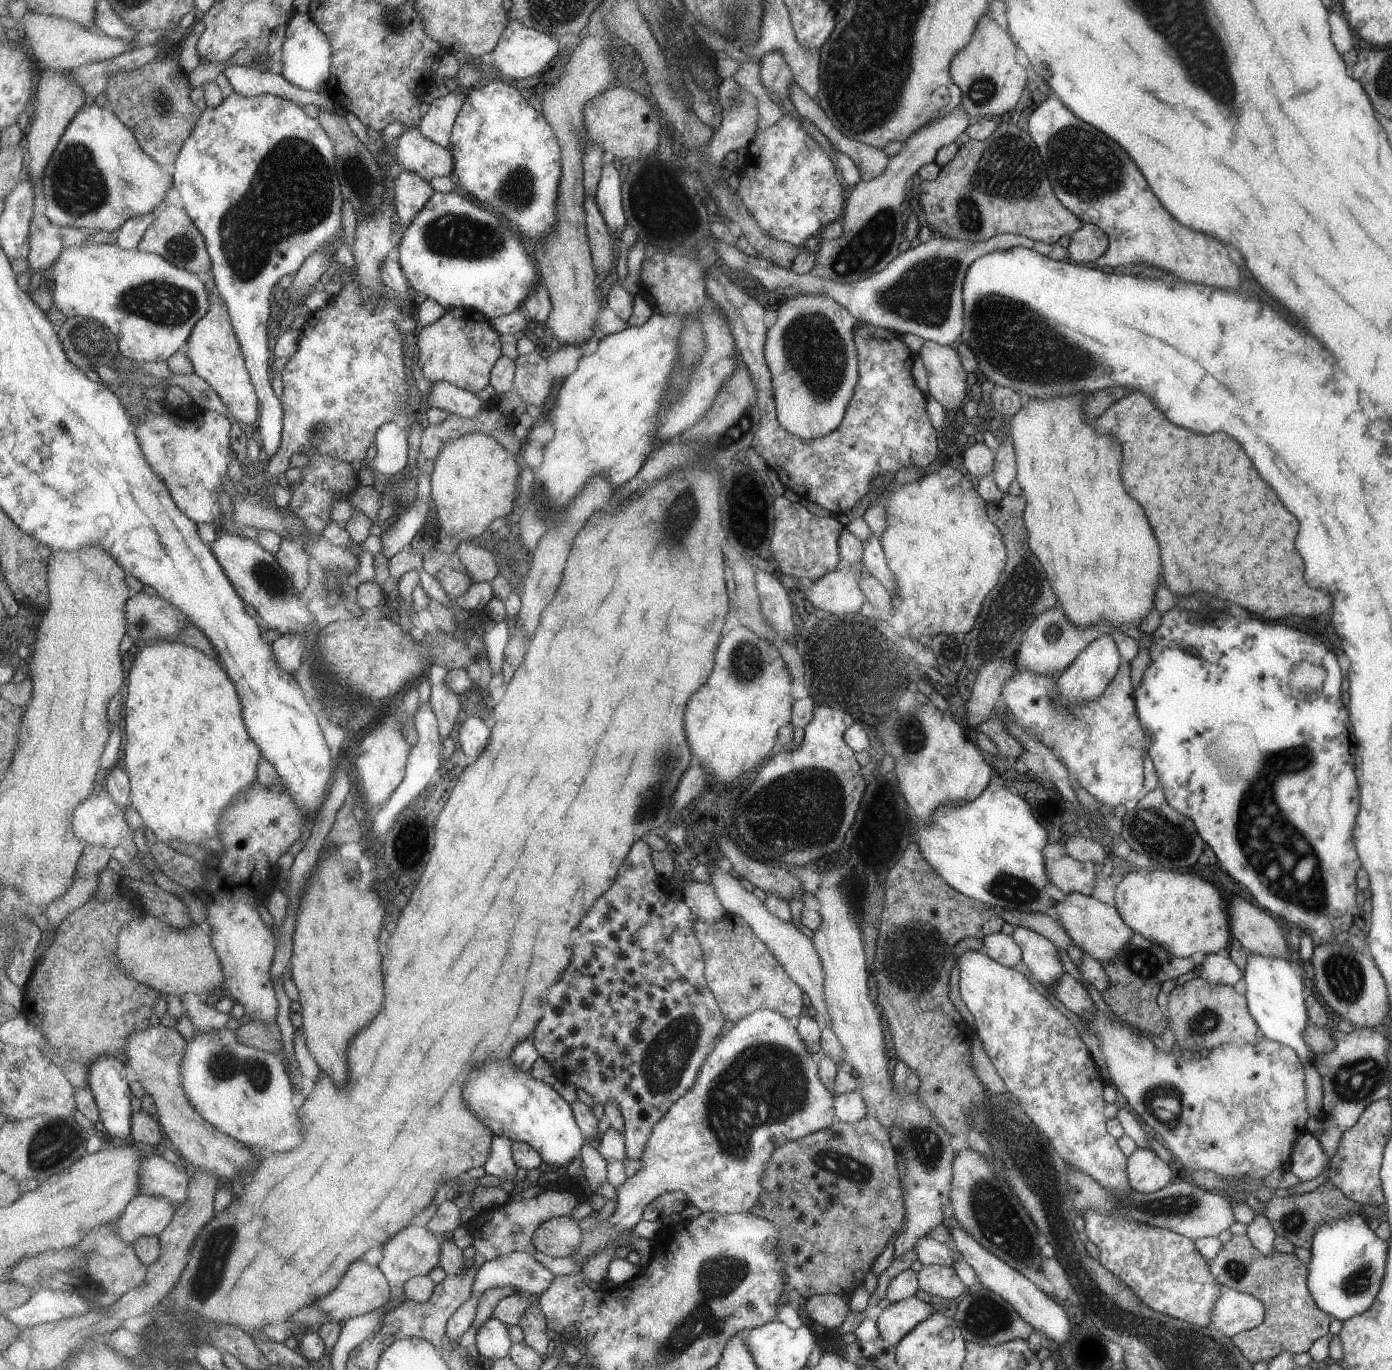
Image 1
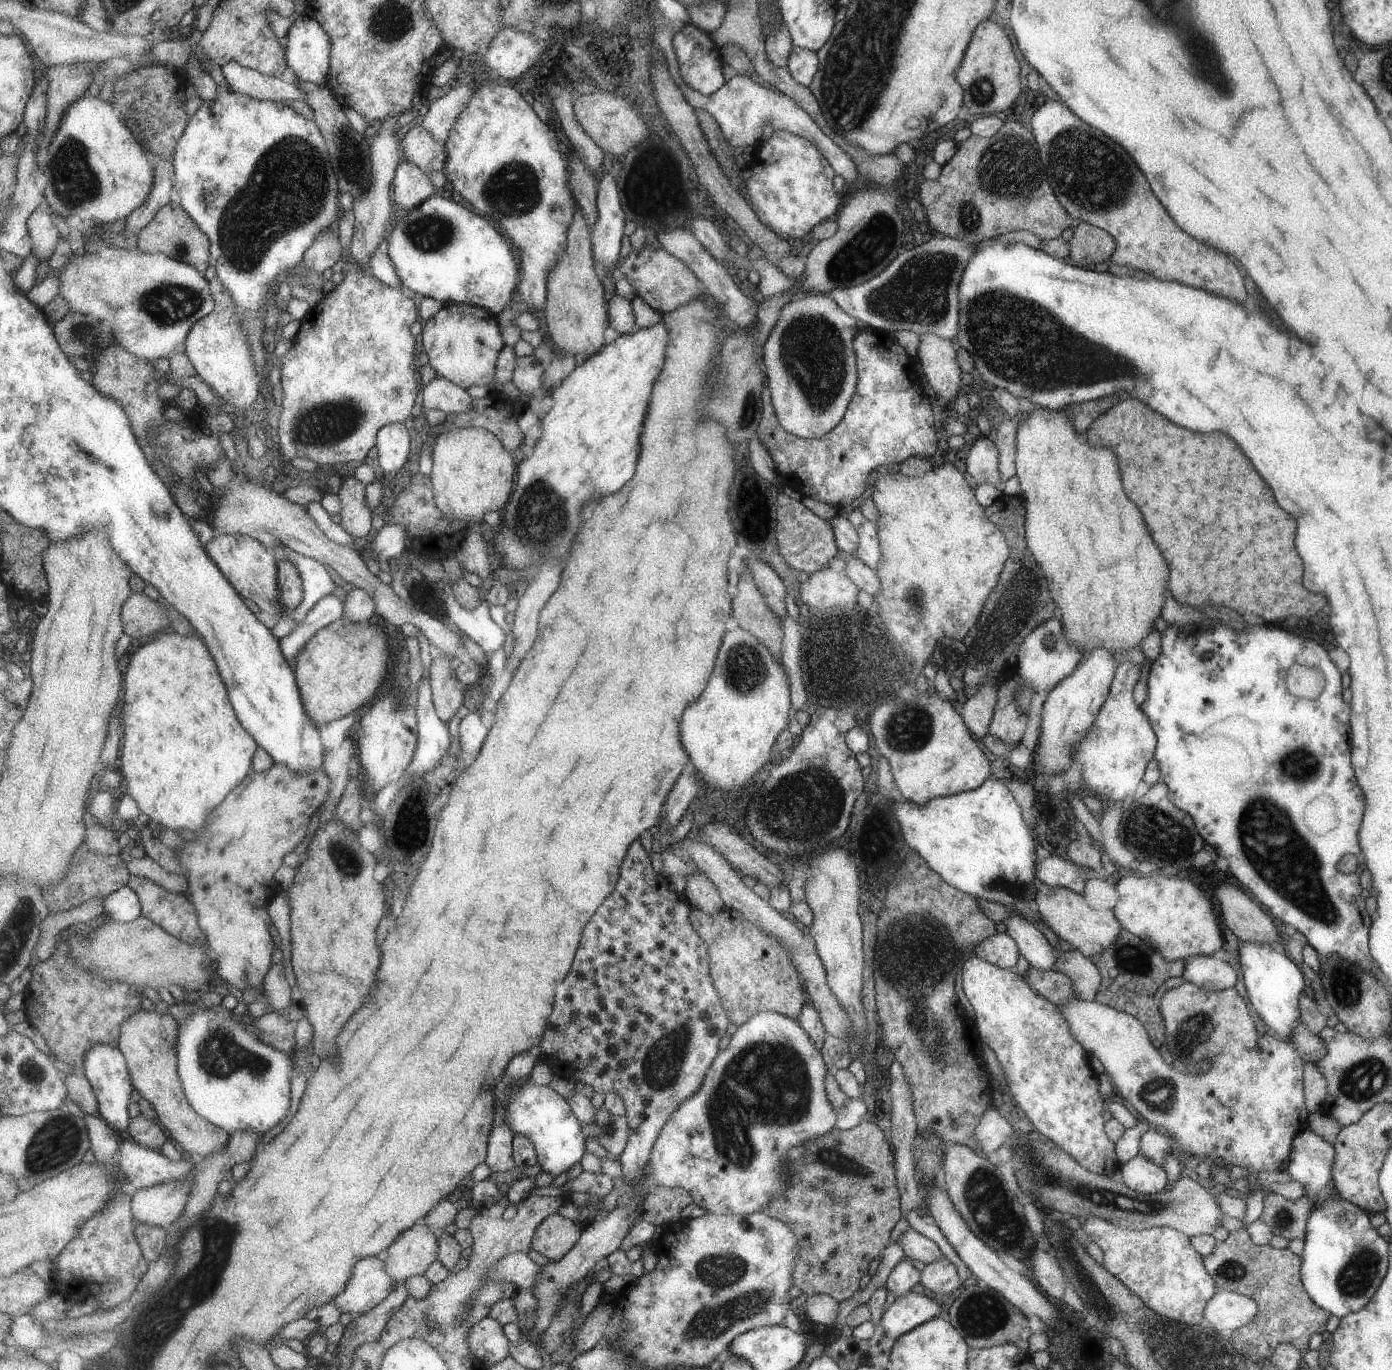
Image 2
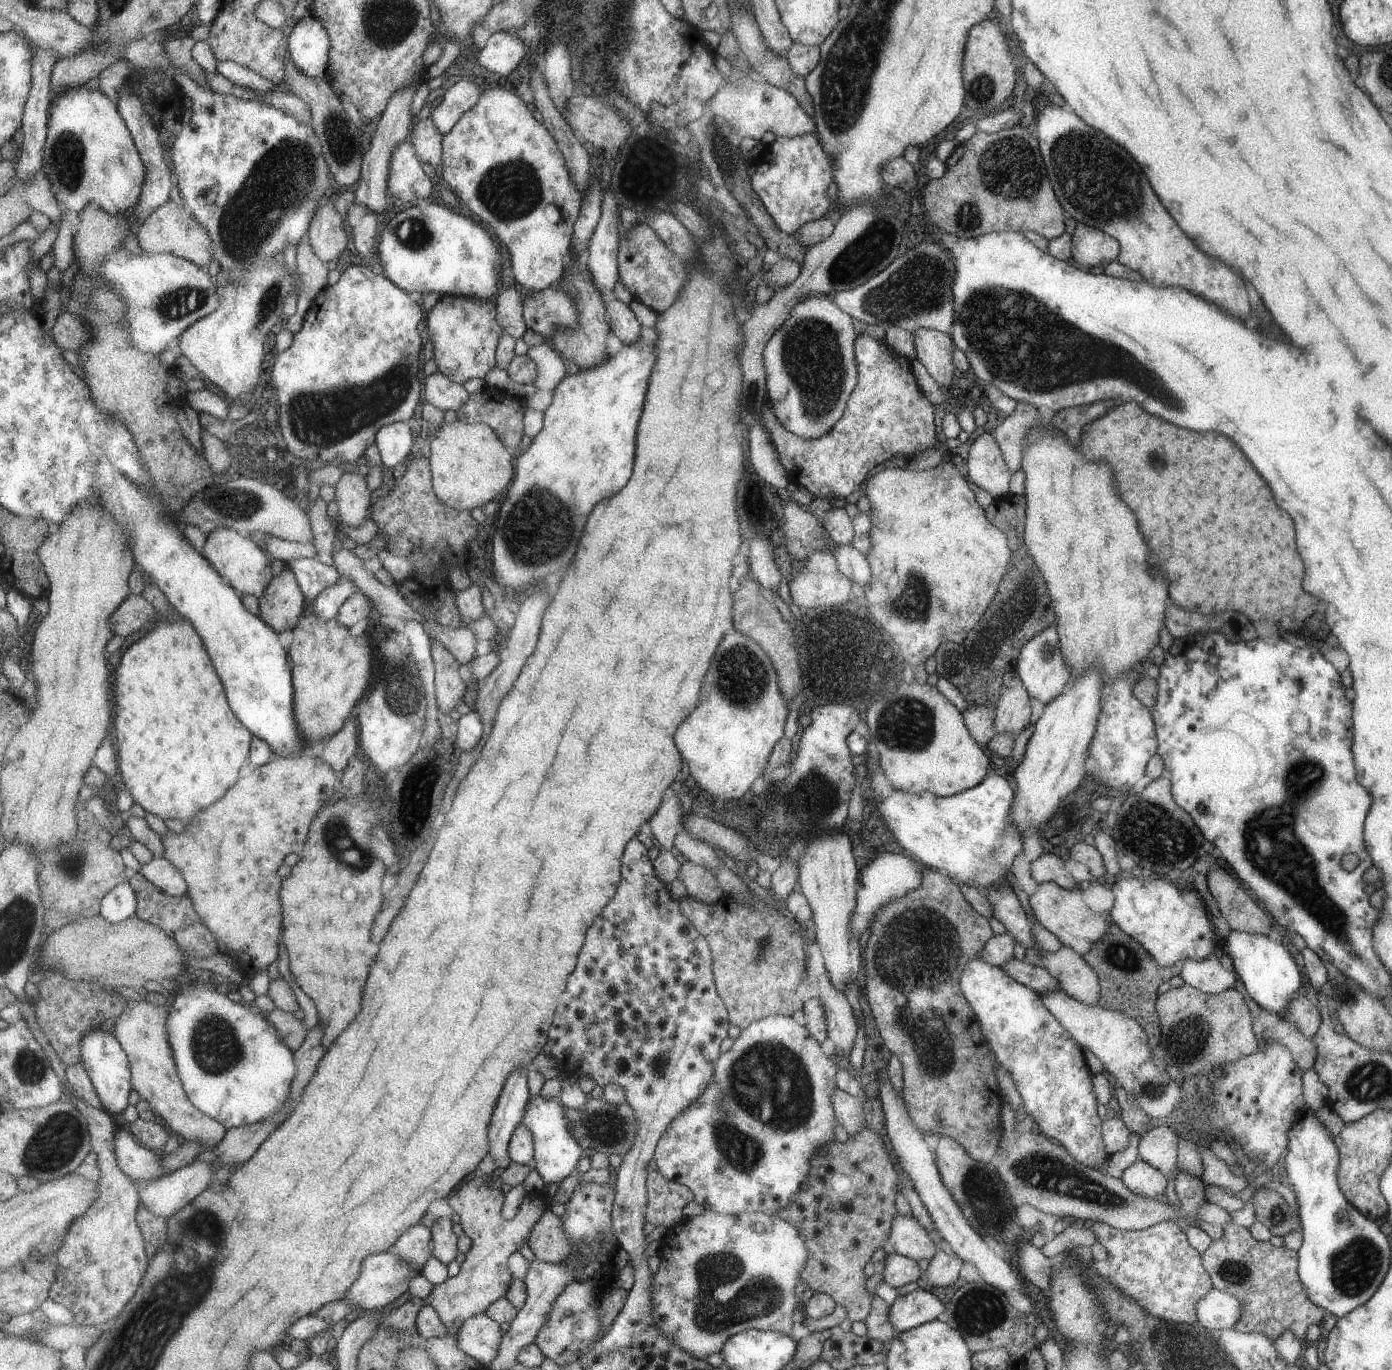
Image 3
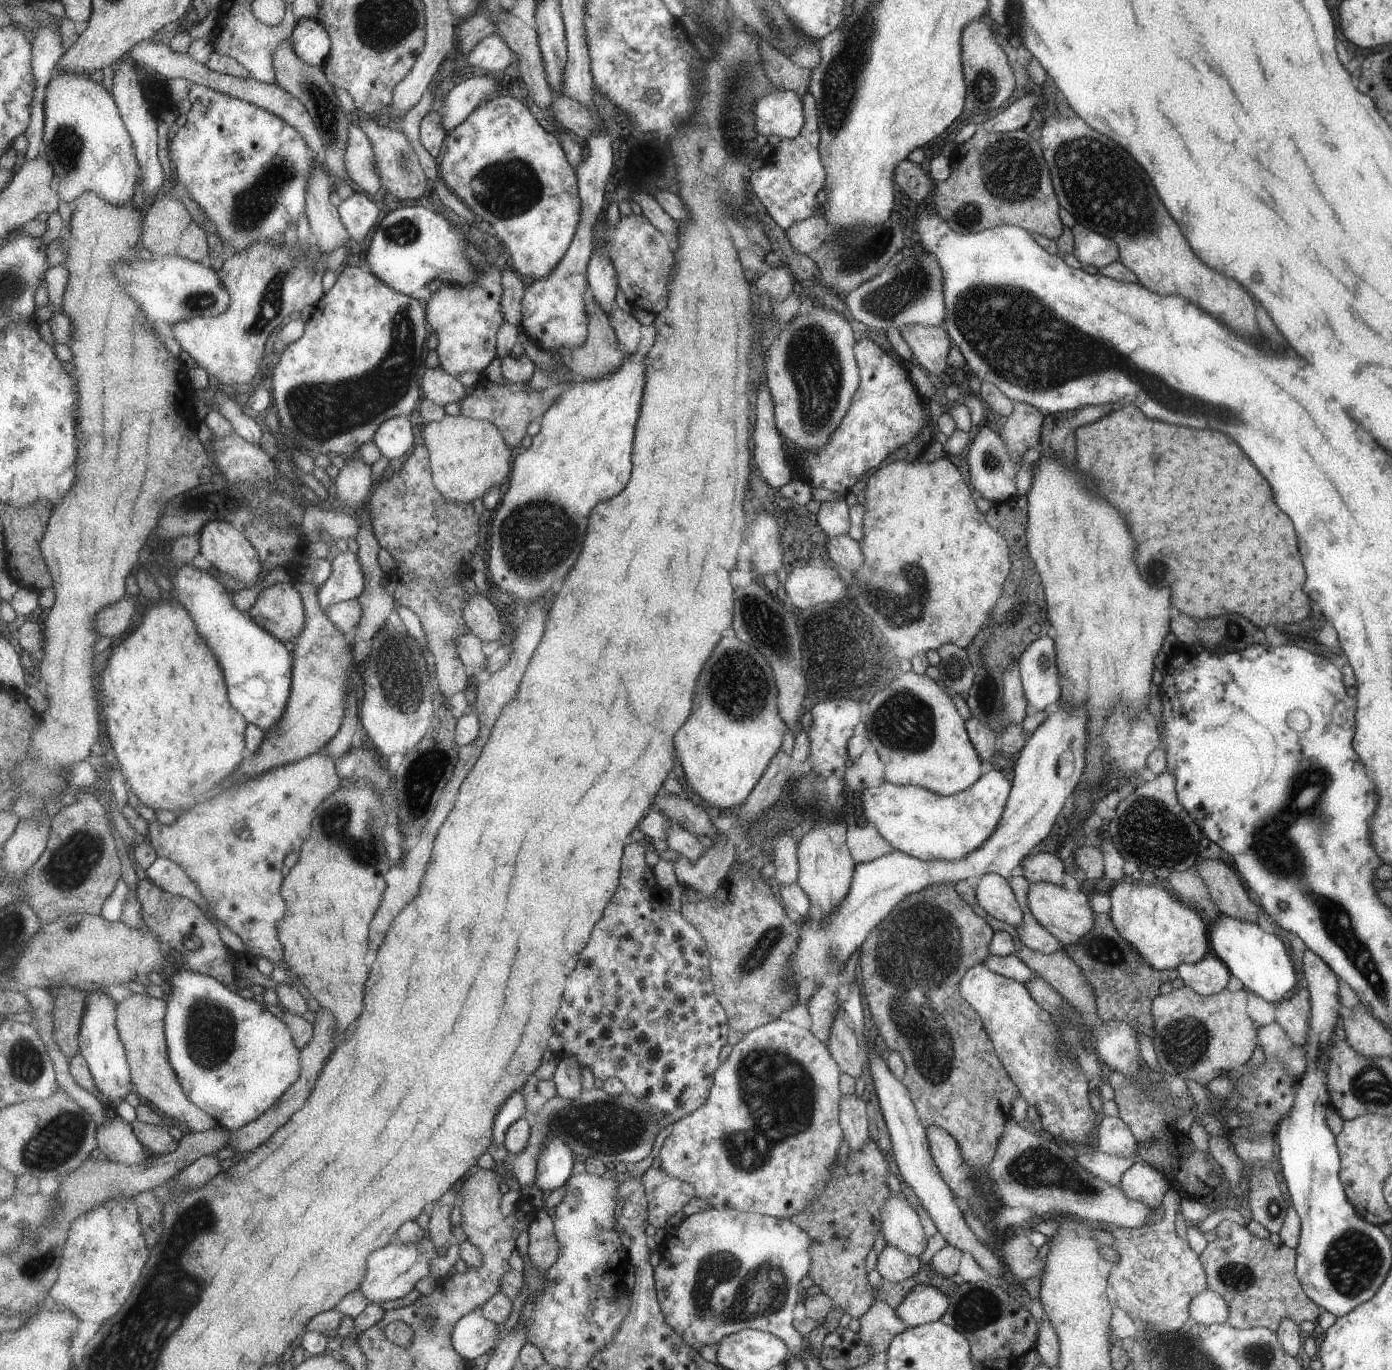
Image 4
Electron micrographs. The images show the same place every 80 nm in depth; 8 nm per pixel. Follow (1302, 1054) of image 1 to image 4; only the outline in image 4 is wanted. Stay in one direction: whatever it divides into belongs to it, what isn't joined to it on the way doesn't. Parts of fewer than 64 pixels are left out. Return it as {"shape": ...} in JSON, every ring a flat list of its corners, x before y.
{"shape":[[1218,912,1218,917,1209,927,1209,944,1212,944,1213,955,1224,962,1230,974,1243,983,1245,990,1255,993,1268,1003,1279,1003,1281,998,1283,998,1283,994,1289,992,1289,988,1295,984,1293,964,1291,964,1281,940,1277,940,1275,934,1265,934,1257,926,1257,923,1237,920]]}

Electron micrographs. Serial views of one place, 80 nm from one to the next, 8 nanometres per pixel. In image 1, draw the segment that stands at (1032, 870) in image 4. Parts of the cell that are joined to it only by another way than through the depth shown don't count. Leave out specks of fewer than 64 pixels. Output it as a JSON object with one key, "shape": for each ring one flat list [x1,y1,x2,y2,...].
{"shape":[[1062,853,1060,858,1045,859,1045,872,1048,882,1054,884,1065,895,1078,892,1090,896,1092,886,1097,877,1094,875,1094,864,1073,860,1069,855]]}

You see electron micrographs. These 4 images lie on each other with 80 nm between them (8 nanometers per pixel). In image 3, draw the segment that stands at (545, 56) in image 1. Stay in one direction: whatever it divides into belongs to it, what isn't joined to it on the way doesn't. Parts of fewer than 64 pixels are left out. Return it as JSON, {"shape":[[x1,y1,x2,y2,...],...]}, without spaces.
{"shape":[[508,31,492,34,486,45,475,56,477,62,488,71,501,76,509,76,529,52,527,42,523,42]]}

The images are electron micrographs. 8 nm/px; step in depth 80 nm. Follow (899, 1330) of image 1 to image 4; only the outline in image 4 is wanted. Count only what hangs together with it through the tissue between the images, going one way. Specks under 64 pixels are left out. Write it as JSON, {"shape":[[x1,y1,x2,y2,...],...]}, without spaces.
{"shape":[[916,1284,894,1308,895,1314,909,1327,937,1321,947,1310,947,1296,937,1288]]}

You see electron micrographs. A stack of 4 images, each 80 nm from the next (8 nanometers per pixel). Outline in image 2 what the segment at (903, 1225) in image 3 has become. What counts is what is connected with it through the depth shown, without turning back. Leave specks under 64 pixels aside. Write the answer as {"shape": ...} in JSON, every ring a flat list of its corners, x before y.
{"shape":[[910,1226,901,1232,895,1242,901,1247,905,1258,921,1260,925,1265,943,1257,935,1242,917,1233]]}

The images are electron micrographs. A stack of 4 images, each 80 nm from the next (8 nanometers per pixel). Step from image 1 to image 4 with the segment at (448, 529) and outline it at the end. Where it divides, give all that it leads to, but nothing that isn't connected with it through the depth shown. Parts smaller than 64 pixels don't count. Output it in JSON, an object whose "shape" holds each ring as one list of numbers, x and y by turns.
{"shape":[[446,415,443,420,425,426,423,438,430,450,437,488,452,501,472,503,481,498,512,472,511,448,502,430,490,420,465,415]]}

